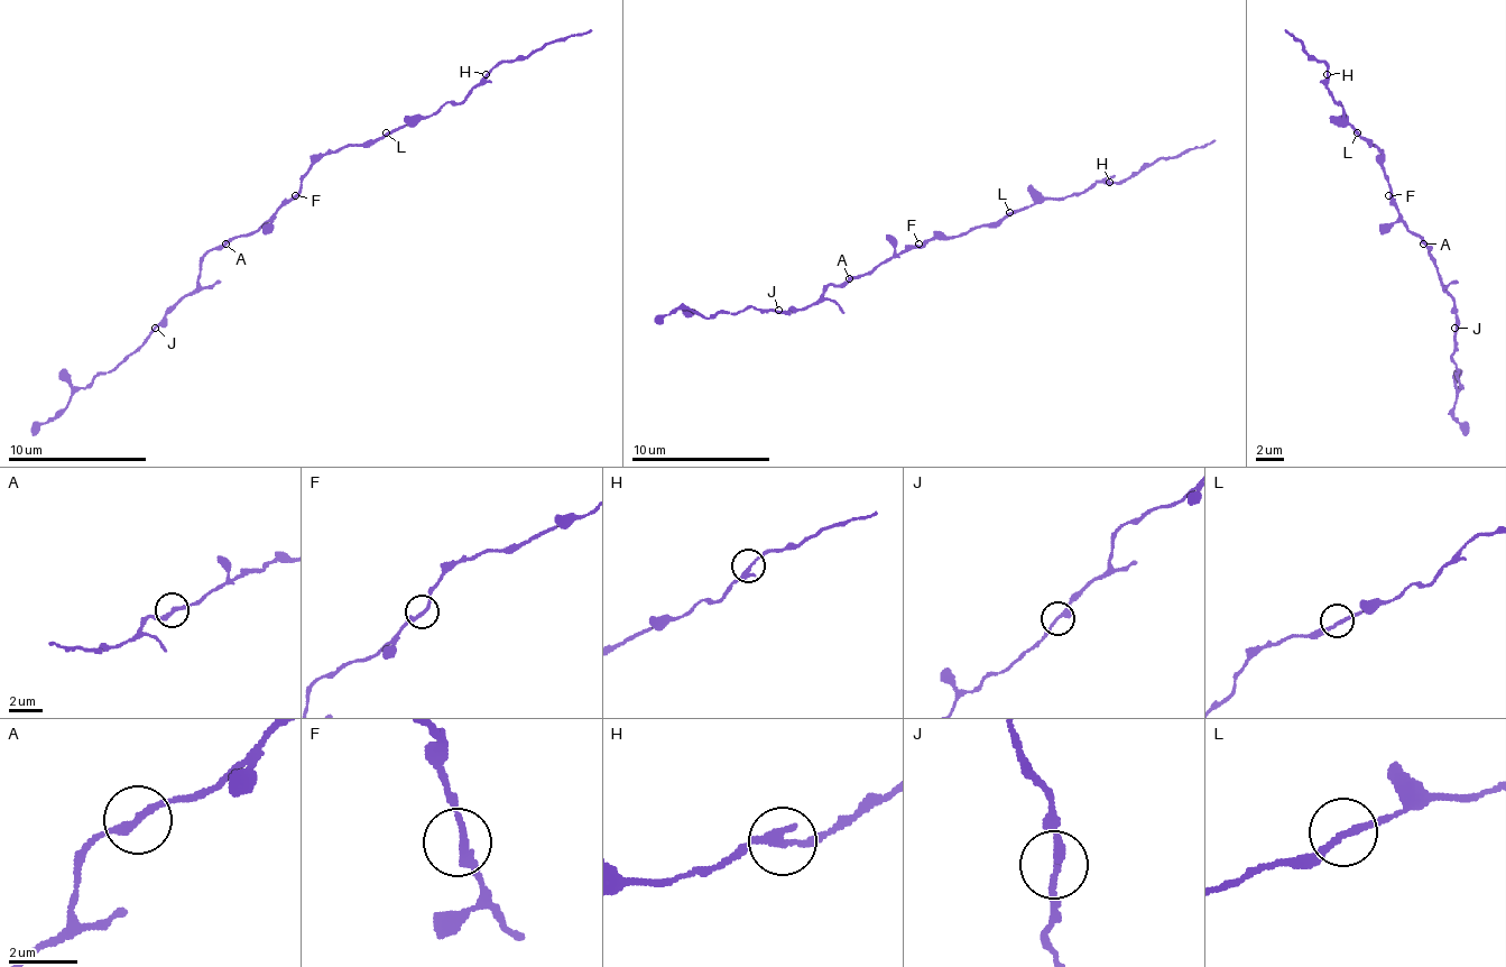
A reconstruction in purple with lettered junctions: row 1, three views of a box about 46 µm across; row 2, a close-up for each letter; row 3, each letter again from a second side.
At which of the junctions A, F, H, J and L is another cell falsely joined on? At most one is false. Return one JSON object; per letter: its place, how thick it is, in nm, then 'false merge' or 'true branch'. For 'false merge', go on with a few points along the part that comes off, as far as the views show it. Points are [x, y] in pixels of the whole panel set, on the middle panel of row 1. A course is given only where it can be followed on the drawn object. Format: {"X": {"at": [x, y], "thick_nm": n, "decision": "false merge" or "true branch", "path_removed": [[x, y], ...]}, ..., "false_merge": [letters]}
{"A": {"at": [849, 278], "thick_nm": 240, "decision": "true branch"}, "F": {"at": [918, 243], "thick_nm": 240, "decision": "true branch"}, "H": {"at": [1109, 182], "thick_nm": 240, "decision": "true branch"}, "J": {"at": [778, 310], "thick_nm": 240, "decision": "true branch"}, "L": {"at": [1009, 212], "thick_nm": 200, "decision": "true branch"}, "false_merge": []}

